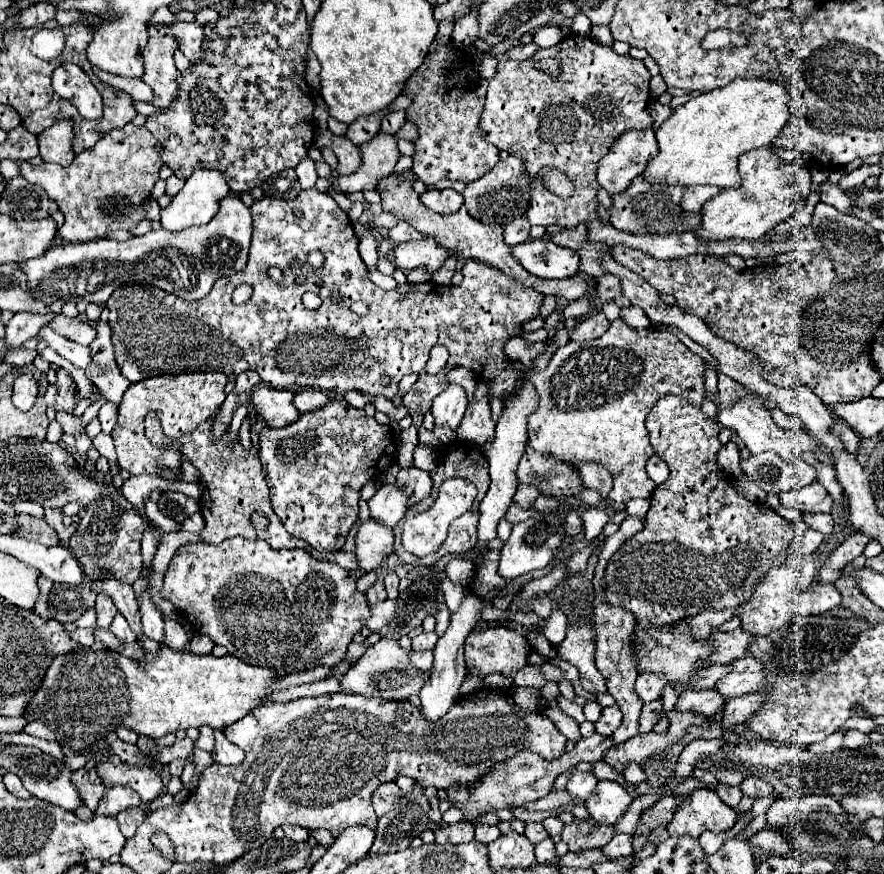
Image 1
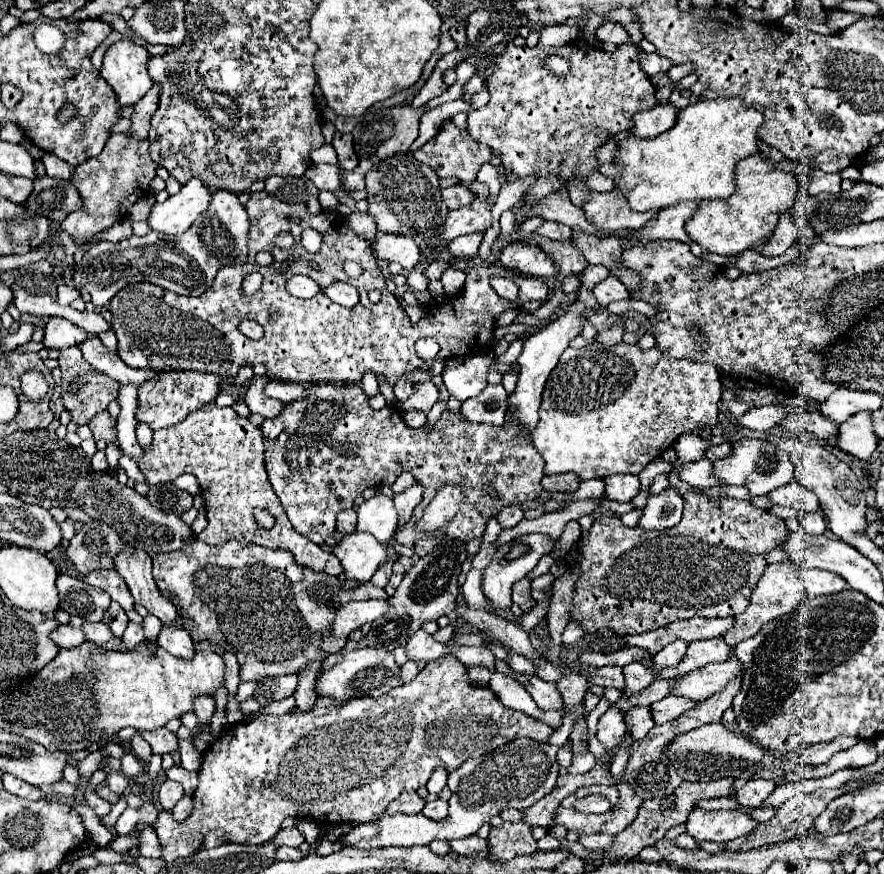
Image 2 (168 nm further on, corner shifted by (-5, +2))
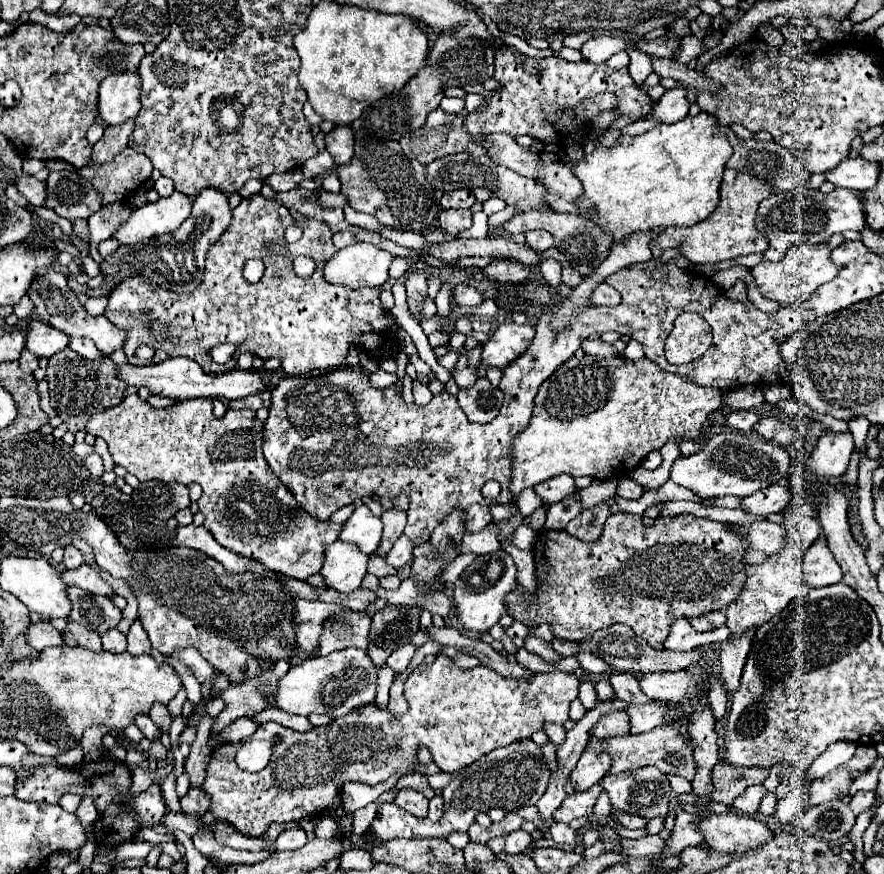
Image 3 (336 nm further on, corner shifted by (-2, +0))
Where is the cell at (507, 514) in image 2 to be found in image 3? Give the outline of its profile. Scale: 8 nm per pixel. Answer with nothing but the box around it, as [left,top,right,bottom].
[461,522,501,554]

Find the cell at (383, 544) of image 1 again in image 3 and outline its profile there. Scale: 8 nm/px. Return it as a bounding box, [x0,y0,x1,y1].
[321,540,369,594]

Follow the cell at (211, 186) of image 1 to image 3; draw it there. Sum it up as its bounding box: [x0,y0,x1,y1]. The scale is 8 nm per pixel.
[113,190,193,244]

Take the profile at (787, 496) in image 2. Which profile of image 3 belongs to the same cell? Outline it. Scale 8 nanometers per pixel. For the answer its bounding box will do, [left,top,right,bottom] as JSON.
[743,484,791,516]

